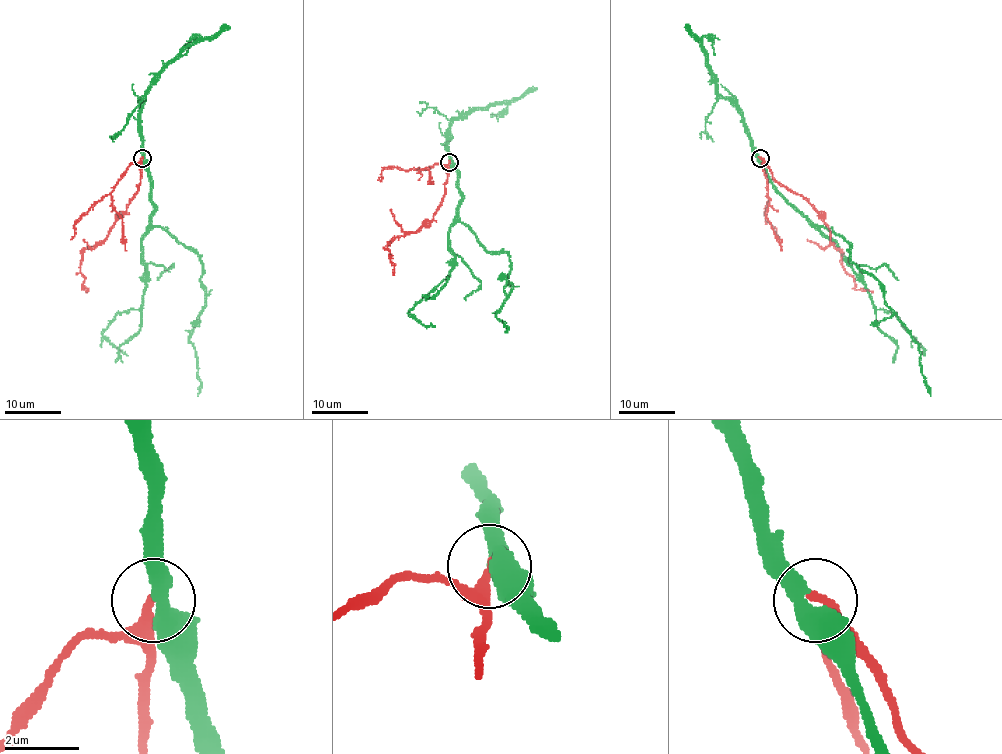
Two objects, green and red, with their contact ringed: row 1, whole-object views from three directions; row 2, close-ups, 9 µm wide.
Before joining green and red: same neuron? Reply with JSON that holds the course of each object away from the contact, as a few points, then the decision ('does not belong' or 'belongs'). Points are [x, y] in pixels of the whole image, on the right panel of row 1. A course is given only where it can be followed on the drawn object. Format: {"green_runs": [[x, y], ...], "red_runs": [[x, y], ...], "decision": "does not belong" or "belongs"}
{"green_runs": [[760, 158], [774, 187], [816, 224], [839, 234], [853, 263], [877, 280], [884, 302], [915, 341], [930, 396]], "red_runs": [[760, 158], [774, 178], [803, 197], [828, 228], [855, 288], [873, 292]], "decision": "belongs"}

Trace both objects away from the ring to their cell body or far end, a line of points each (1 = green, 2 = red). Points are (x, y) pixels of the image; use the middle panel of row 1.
1: (450, 162), (461, 194), (458, 218), (488, 251), (509, 255), (512, 292), (496, 317), (505, 321), (505, 332)
2: (449, 162), (442, 205), (433, 218), (416, 232), (387, 244), (390, 262), (394, 266), (393, 275)

